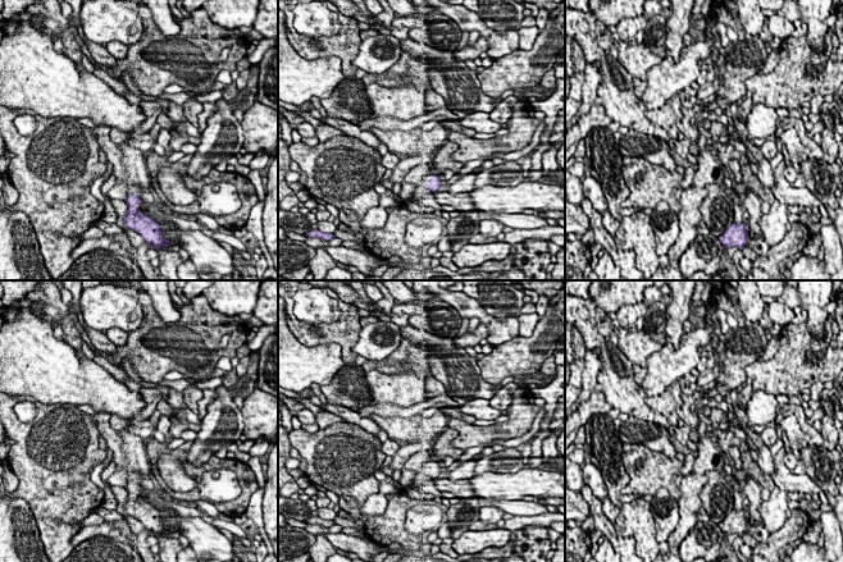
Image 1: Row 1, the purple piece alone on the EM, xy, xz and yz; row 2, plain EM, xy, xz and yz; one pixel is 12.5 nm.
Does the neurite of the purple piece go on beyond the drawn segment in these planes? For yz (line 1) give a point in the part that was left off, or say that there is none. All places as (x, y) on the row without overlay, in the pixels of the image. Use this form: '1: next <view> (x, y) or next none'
1: next none

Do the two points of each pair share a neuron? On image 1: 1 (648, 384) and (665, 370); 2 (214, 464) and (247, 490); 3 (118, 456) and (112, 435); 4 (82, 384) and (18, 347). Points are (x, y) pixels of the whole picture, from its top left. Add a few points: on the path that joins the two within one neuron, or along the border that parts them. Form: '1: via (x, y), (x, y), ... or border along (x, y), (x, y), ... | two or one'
1: via (652, 383), (661, 374) | one
2: via (226, 464), (232, 464), (244, 475), (244, 479) | one
3: via (117, 451), (113, 441) | one
4: via (67, 378), (59, 377), (33, 362) | one

